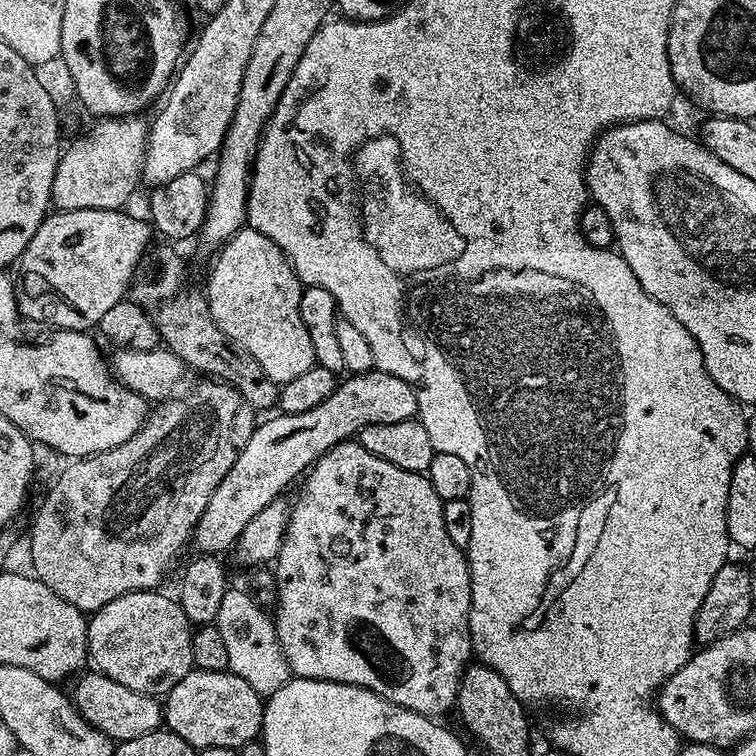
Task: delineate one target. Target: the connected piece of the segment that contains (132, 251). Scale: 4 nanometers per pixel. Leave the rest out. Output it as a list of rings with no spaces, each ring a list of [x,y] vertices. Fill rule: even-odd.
[[[128,210],[53,211],[30,238],[30,246],[20,256],[20,280],[16,284],[16,305],[20,313],[47,328],[88,332],[100,319],[129,295],[130,285],[153,243],[154,229],[147,219],[139,220]]]

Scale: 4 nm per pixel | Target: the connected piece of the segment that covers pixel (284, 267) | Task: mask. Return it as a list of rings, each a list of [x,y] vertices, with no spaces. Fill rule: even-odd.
[[[245,226],[236,231],[215,256],[212,273],[208,276],[208,292],[206,291],[208,309],[214,322],[218,322],[220,329],[234,338],[234,342],[238,342],[242,350],[250,350],[250,354],[254,354],[254,362],[258,362],[258,366],[266,370],[275,384],[285,384],[290,382],[290,378],[298,378],[298,374],[306,374],[306,370],[316,364],[314,345],[302,322],[300,303],[304,288],[286,254],[274,242],[270,242],[266,234],[258,234],[258,230]]]

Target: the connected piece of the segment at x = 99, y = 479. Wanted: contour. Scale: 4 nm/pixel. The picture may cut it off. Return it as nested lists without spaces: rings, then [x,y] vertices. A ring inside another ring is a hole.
[[[211,378],[200,383],[204,384],[194,385],[185,396],[177,395],[175,398],[157,403],[149,411],[147,420],[134,434],[134,438],[122,442],[122,446],[114,446],[114,450],[106,450],[102,454],[93,456],[82,456],[65,463],[68,465],[61,470],[60,477],[49,486],[48,493],[45,494],[44,501],[41,502],[40,509],[37,510],[36,517],[32,520],[32,533],[28,536],[28,548],[32,551],[33,569],[31,568],[31,571],[36,579],[42,581],[46,586],[50,586],[50,590],[54,590],[54,594],[58,594],[58,598],[70,602],[70,606],[74,606],[80,612],[85,614],[97,612],[99,608],[106,606],[106,602],[114,602],[114,598],[118,598],[122,594],[159,589],[164,575],[171,570],[176,555],[183,550],[184,543],[187,545],[191,541],[198,518],[202,518],[202,514],[206,510],[206,502],[210,502],[210,494],[214,494],[214,490],[218,490],[218,482],[222,482],[222,478],[226,478],[226,470],[230,470],[230,466],[234,466],[234,458],[238,458],[242,446],[246,446],[246,442],[250,442],[250,434],[258,423],[257,409],[252,408],[250,402],[246,402],[246,398],[242,398],[242,394],[238,394],[238,390],[234,390],[228,384],[221,384],[220,381]]]

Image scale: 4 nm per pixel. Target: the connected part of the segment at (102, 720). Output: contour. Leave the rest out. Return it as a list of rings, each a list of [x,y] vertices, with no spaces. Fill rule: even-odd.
[[[95,670],[85,671],[76,682],[74,703],[77,710],[90,726],[108,735],[113,742],[139,738],[141,734],[150,734],[155,728],[161,727],[162,704],[157,697],[138,694],[127,686],[114,682],[114,678],[106,678]]]

